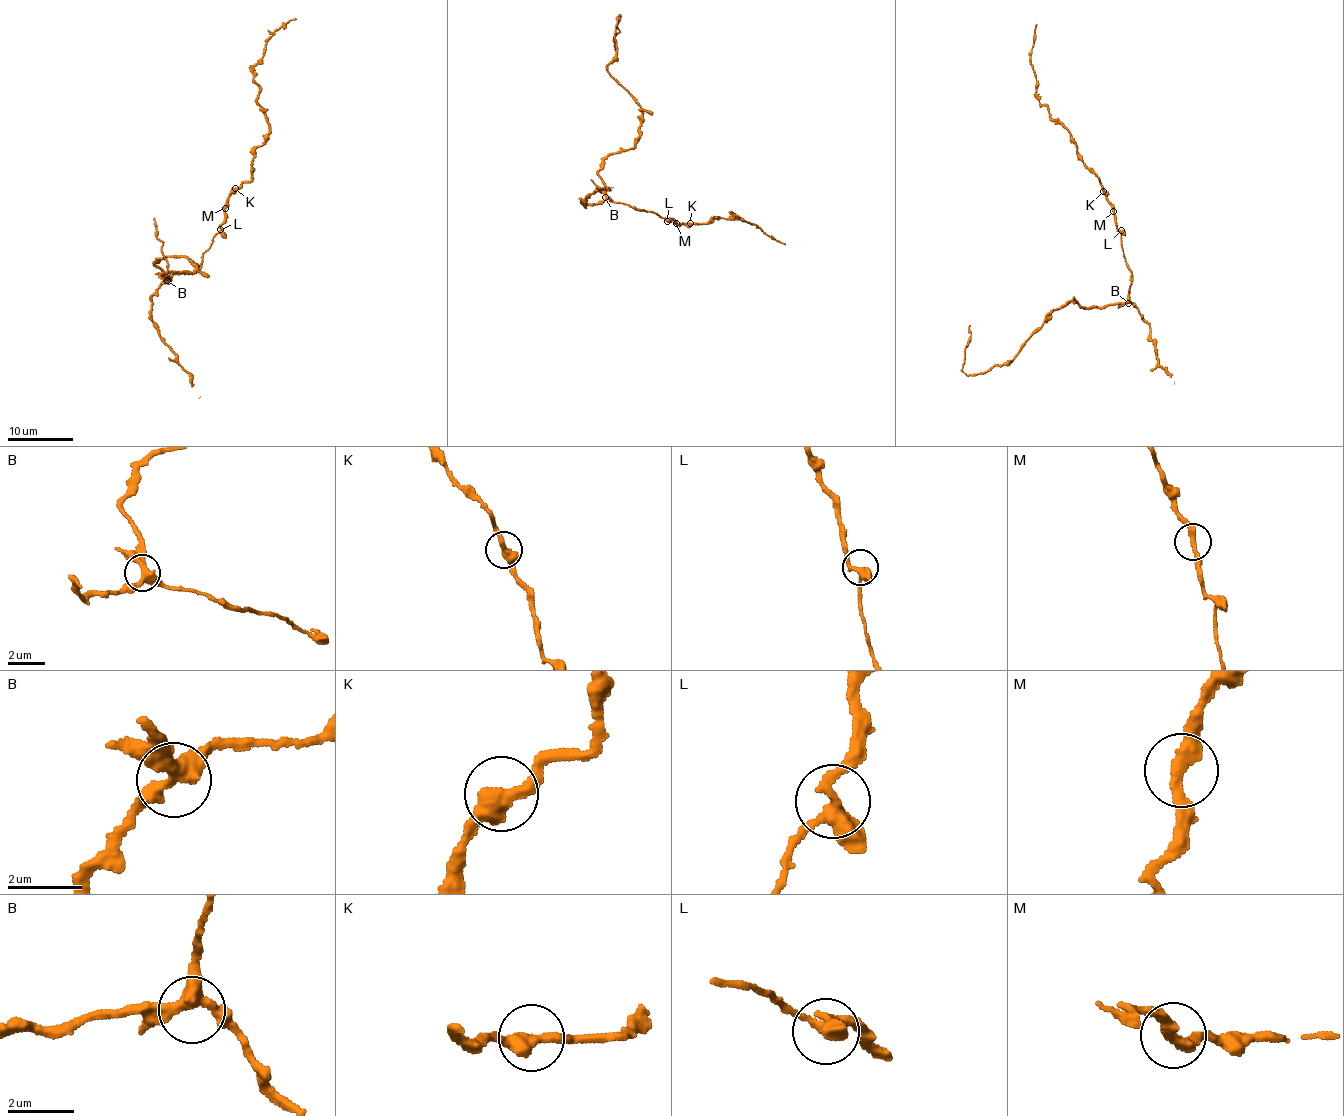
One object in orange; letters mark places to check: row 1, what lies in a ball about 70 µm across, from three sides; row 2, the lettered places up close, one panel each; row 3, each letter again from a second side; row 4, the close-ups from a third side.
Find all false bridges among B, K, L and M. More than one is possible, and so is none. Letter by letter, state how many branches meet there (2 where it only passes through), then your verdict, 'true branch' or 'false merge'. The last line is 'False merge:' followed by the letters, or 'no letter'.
B: 3 branches meet; true branch
K: 2 branches meet; true branch
L: 3 branches meet; true branch
M: 2 branches meet; true branch
False merge: no letter

